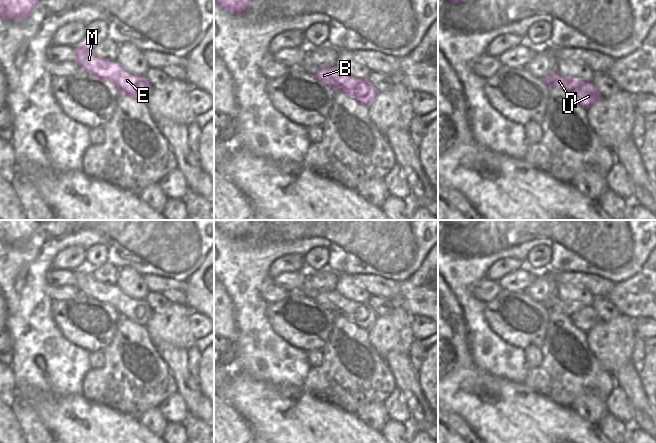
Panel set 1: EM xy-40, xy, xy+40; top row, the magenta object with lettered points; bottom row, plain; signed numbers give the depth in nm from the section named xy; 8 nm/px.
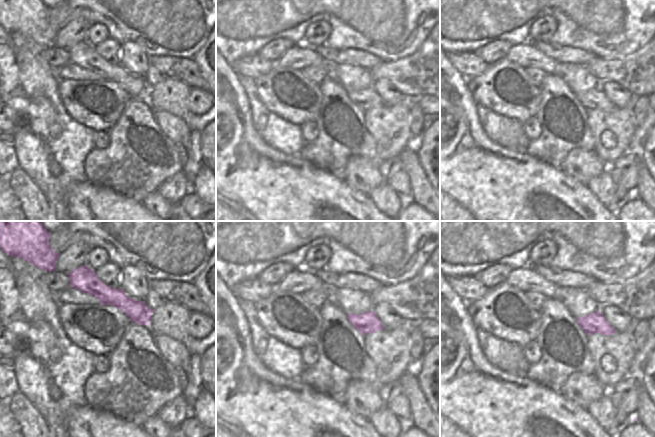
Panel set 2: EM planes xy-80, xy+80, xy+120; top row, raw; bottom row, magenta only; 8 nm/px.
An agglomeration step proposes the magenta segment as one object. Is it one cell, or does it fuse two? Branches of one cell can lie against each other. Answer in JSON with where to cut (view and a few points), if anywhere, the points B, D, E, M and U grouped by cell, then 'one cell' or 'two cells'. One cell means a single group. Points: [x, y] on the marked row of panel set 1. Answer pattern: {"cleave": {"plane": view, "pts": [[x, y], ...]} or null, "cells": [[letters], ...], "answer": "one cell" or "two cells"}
{"cleave": null, "cells": [["B", "D", "E", "M", "U"]], "answer": "one cell"}

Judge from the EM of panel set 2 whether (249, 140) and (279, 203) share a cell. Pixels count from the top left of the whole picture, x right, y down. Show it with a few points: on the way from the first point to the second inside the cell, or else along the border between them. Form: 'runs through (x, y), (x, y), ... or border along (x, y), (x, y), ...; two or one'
runs through (250, 156), (250, 166), (271, 187); one

